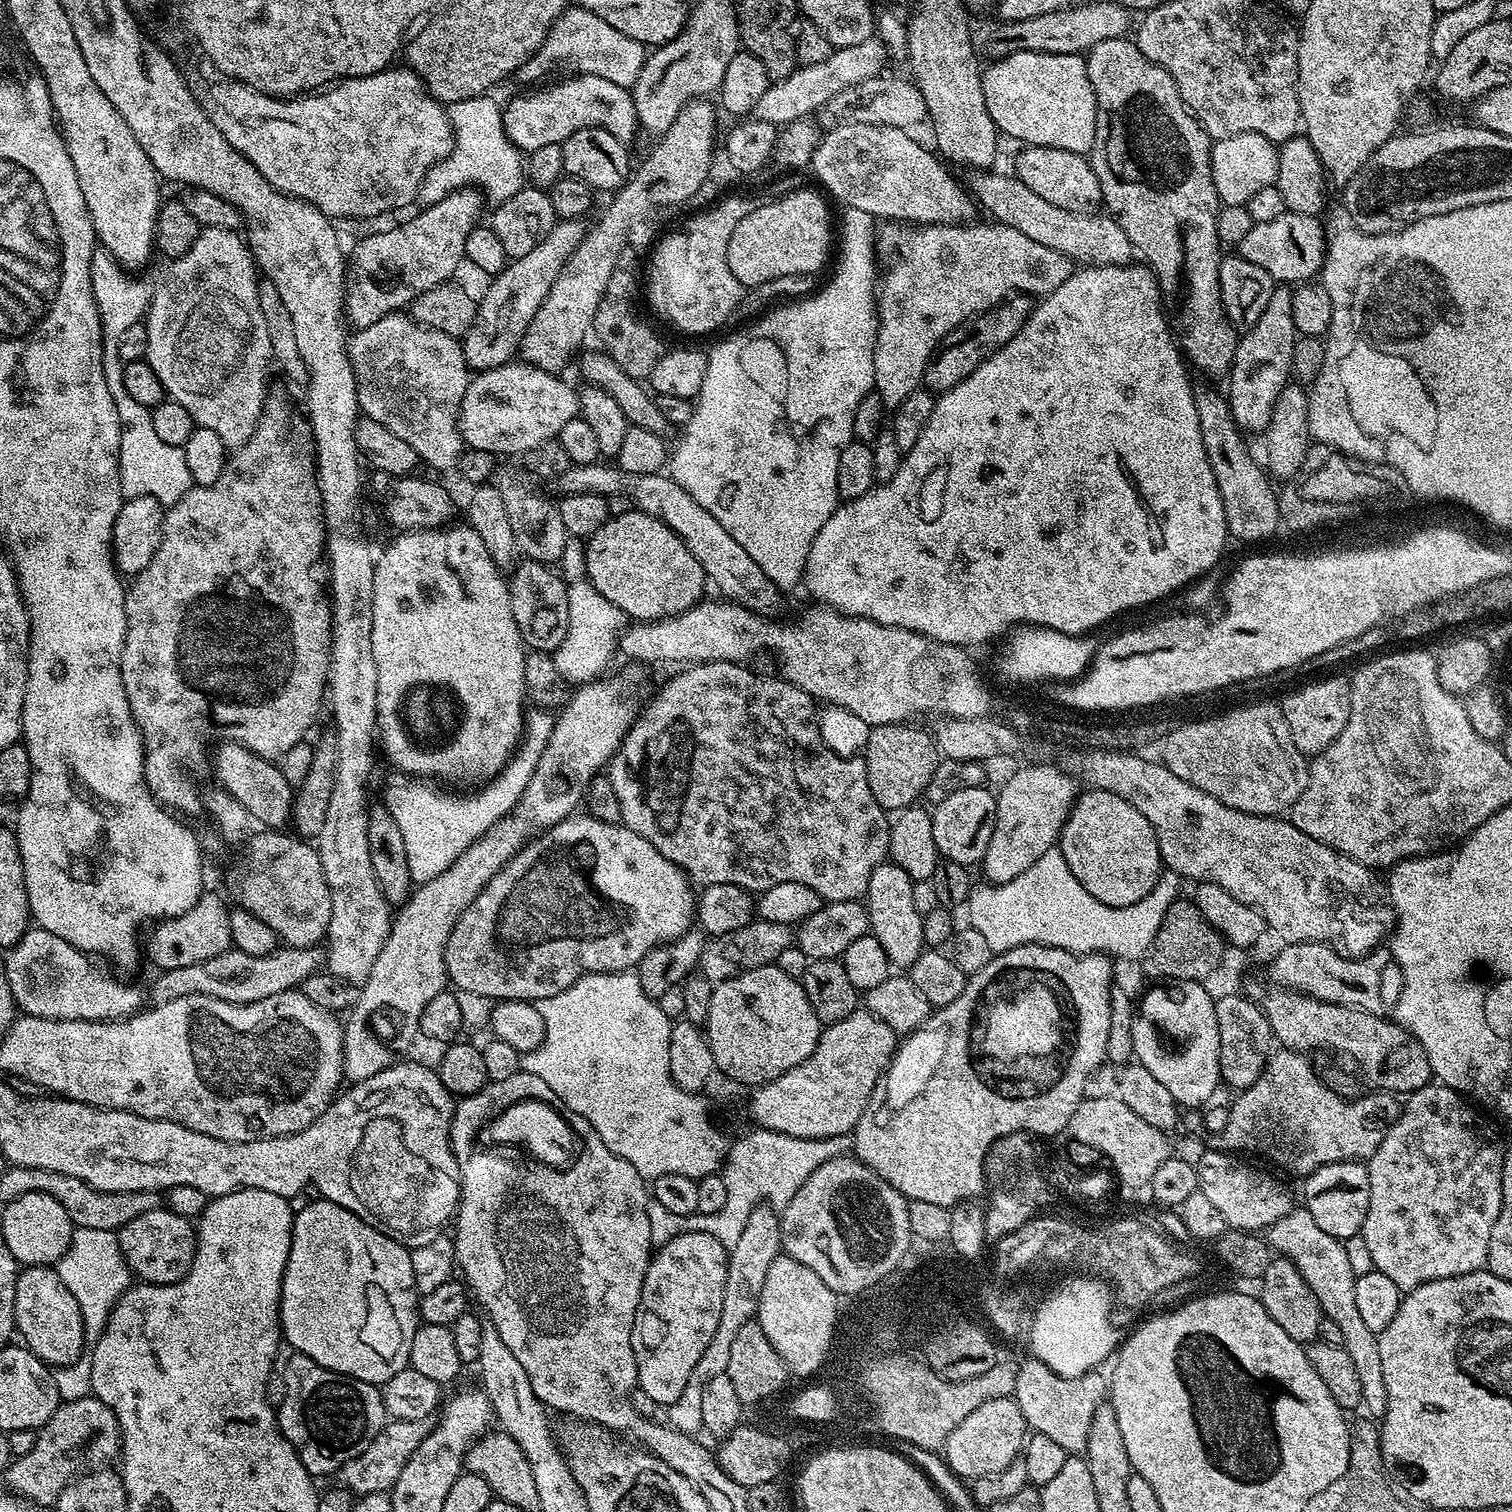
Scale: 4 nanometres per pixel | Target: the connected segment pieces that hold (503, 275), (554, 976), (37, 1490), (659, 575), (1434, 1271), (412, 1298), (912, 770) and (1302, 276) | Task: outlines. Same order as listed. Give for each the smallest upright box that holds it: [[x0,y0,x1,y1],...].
[[462,219,586,373],[446,814,696,1002],[6,1394,121,1506],[584,510,706,622],[1362,1084,1505,1290],[280,1198,418,1386],[862,722,942,810],[1238,210,1326,286]]

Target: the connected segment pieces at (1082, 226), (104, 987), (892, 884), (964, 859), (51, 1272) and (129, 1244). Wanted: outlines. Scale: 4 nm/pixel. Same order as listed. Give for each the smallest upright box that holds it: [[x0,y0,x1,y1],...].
[[971,170,1134,266],[3,927,144,1022],[864,862,923,968],[931,787,996,868],[14,1266,85,1369],[118,1206,196,1284]]

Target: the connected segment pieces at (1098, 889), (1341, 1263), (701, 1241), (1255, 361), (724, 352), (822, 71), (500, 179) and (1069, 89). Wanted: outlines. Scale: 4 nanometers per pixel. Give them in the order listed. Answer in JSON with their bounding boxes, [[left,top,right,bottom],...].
[[1058,790,1162,908],[1266,1206,1382,1378],[632,1232,729,1406],[1226,287,1298,433],[670,208,878,590],[755,38,890,126],[417,95,526,207],[982,52,1096,154]]

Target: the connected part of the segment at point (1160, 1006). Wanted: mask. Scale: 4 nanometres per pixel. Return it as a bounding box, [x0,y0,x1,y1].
[1134,980,1221,1108]

